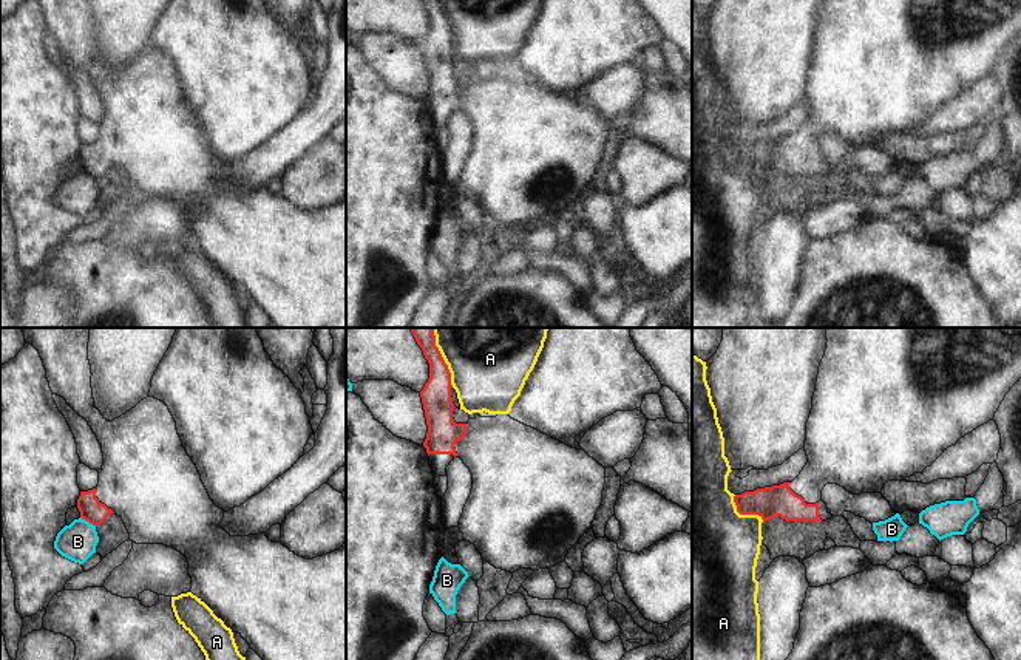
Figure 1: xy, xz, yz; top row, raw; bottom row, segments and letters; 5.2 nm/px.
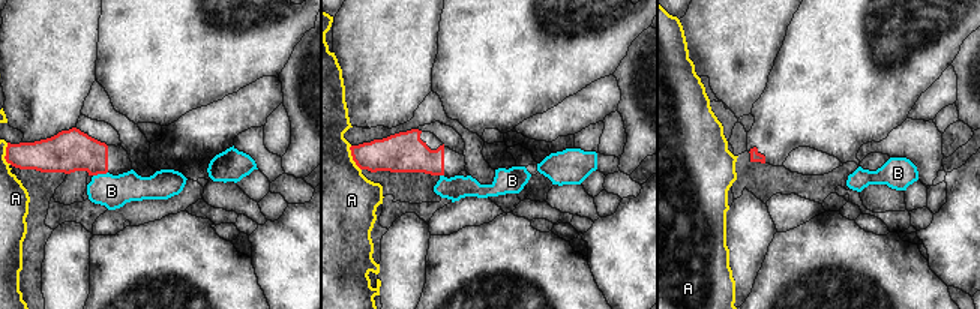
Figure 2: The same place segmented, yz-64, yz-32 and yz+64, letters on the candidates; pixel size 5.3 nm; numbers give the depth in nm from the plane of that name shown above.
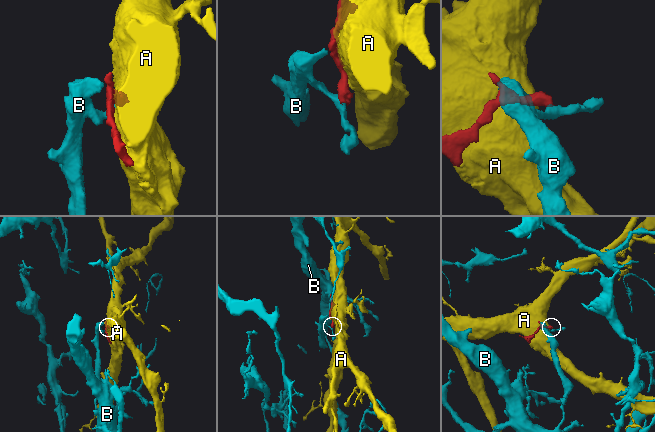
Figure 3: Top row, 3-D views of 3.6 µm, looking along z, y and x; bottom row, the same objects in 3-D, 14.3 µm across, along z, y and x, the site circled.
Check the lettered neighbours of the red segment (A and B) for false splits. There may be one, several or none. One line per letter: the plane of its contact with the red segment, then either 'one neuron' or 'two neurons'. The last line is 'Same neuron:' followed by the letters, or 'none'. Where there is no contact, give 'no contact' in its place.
A: yz | two neurons
B: xy | two neurons
Same neuron: none

